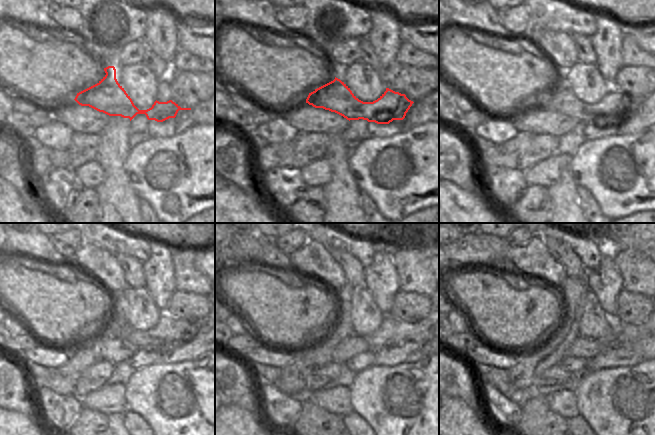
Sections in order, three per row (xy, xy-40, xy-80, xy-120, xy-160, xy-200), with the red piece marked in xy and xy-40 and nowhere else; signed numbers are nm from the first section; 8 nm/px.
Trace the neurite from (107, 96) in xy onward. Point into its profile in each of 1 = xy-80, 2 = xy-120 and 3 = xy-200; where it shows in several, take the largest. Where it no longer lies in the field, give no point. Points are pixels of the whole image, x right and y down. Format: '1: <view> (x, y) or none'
1: xy-80 (612, 110)
2: xy-120 (169, 332)
3: xy-200 (624, 334)

